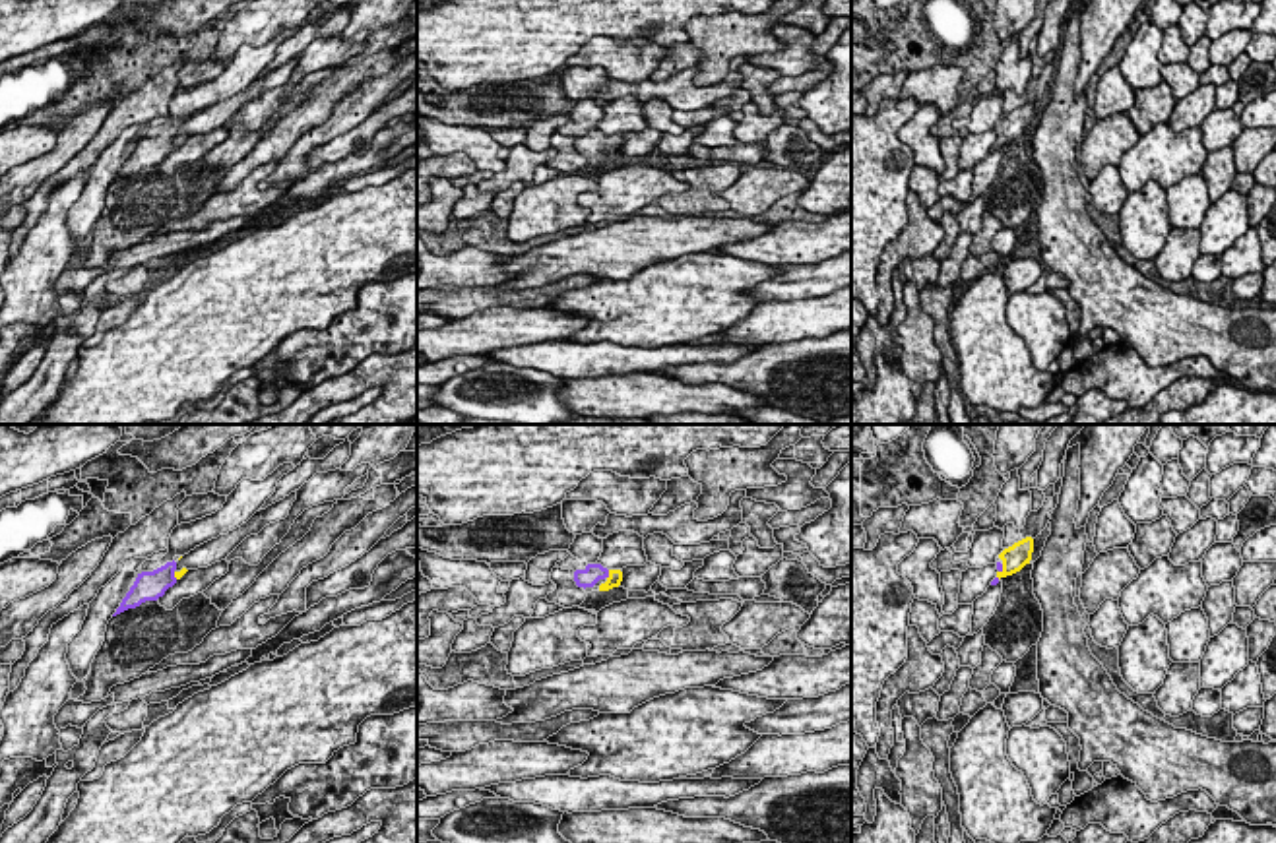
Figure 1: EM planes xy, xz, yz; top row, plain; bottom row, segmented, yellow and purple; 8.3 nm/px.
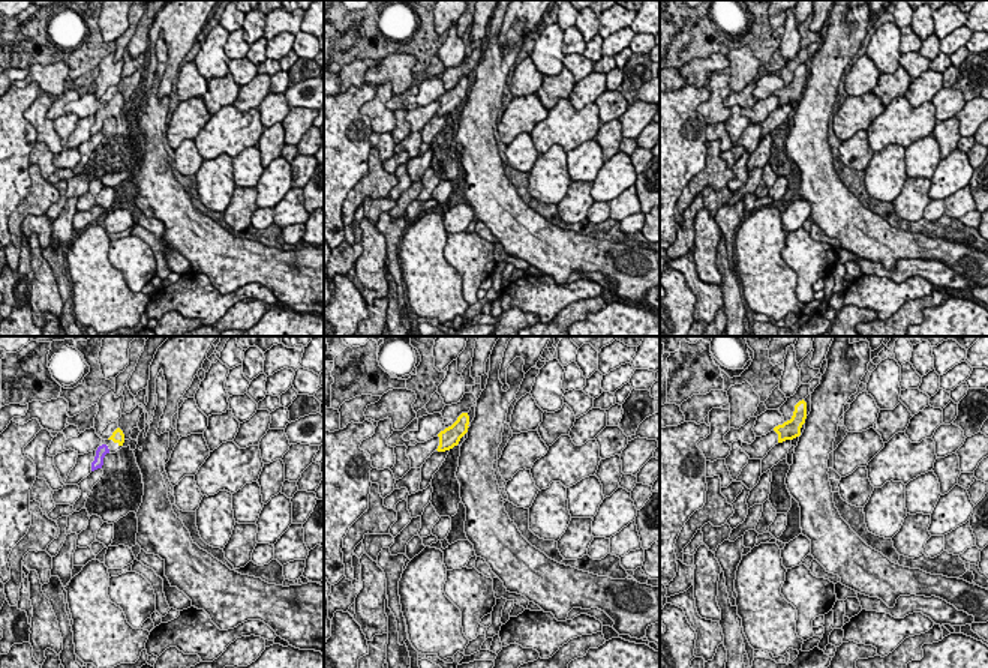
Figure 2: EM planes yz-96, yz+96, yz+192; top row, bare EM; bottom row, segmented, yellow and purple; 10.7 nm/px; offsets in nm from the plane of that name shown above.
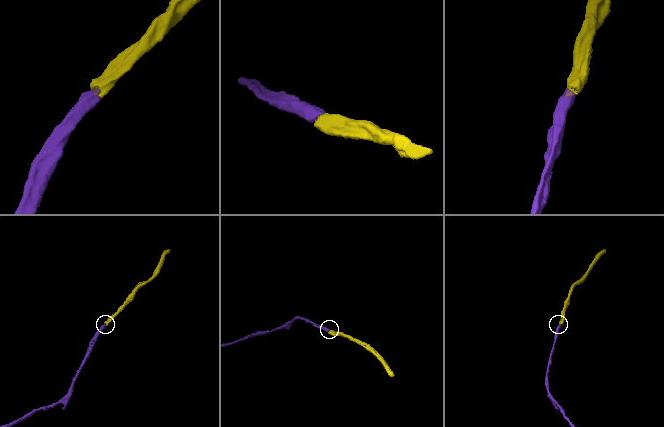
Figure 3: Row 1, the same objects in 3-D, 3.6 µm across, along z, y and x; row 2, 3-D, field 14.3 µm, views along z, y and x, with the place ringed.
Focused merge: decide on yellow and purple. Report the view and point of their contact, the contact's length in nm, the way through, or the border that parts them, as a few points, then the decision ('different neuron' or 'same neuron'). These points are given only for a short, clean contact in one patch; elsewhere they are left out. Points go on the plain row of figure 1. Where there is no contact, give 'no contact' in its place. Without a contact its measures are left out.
contact xz (609, 140); length 80 nm; way xz (615, 142), (609, 140), (594, 138); same neuron

